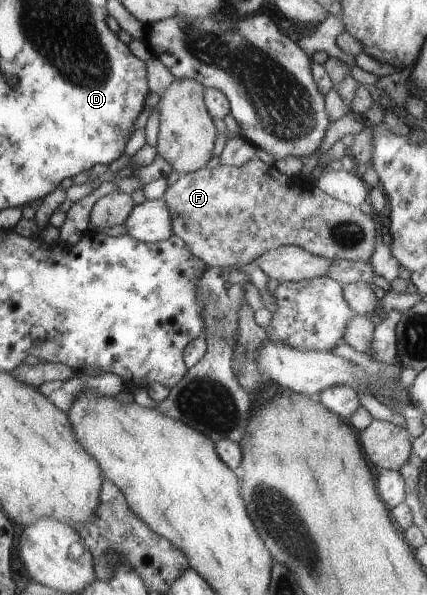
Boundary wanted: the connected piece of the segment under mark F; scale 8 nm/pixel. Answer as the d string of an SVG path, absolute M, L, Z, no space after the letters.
M257 157L239 167L220 164L213 170L201 168L181 174L176 183L165 190L162 198L172 215L172 232L186 243L206 268L251 264L266 251L281 246L297 246L332 261L367 261L375 249L373 216L327 195L315 183L307 184L300 177L286 176L274 164L269 165Z

